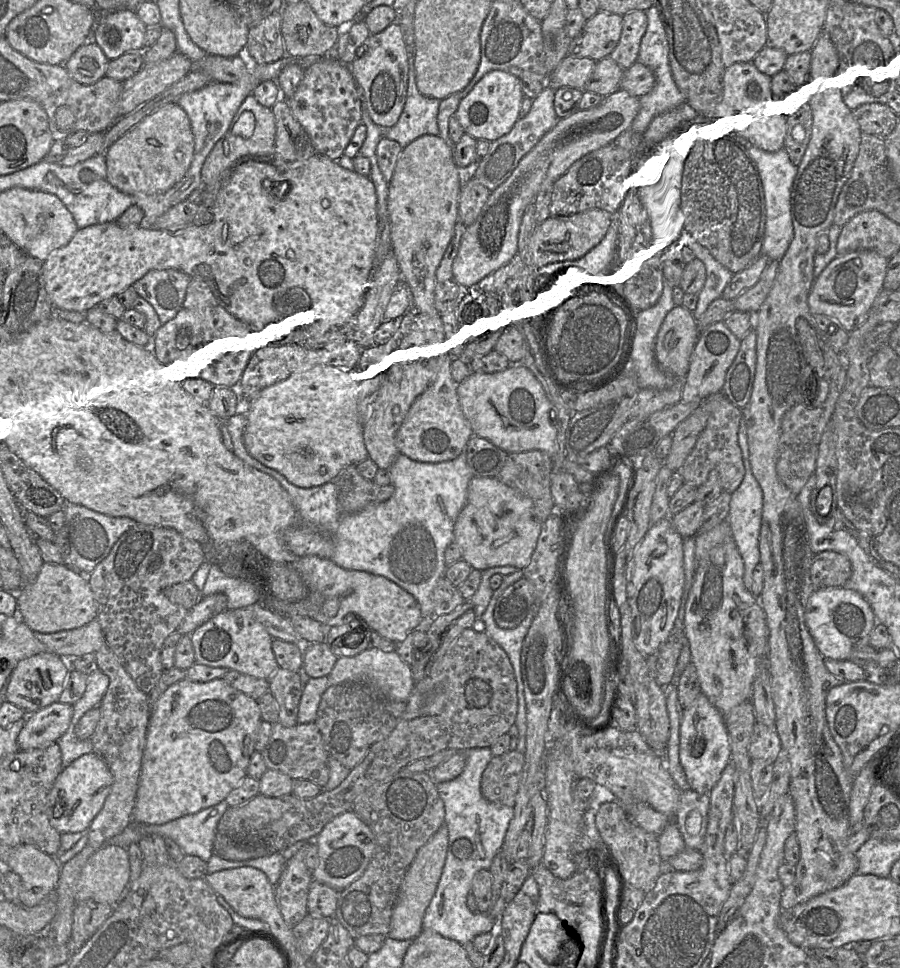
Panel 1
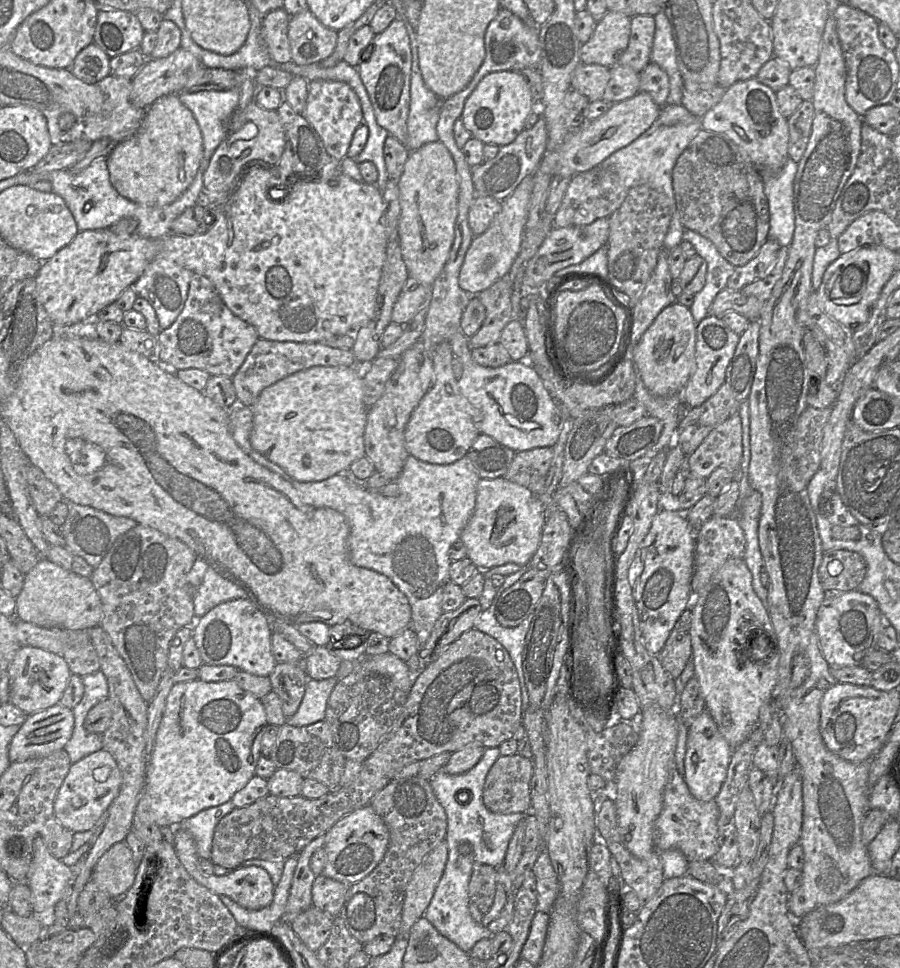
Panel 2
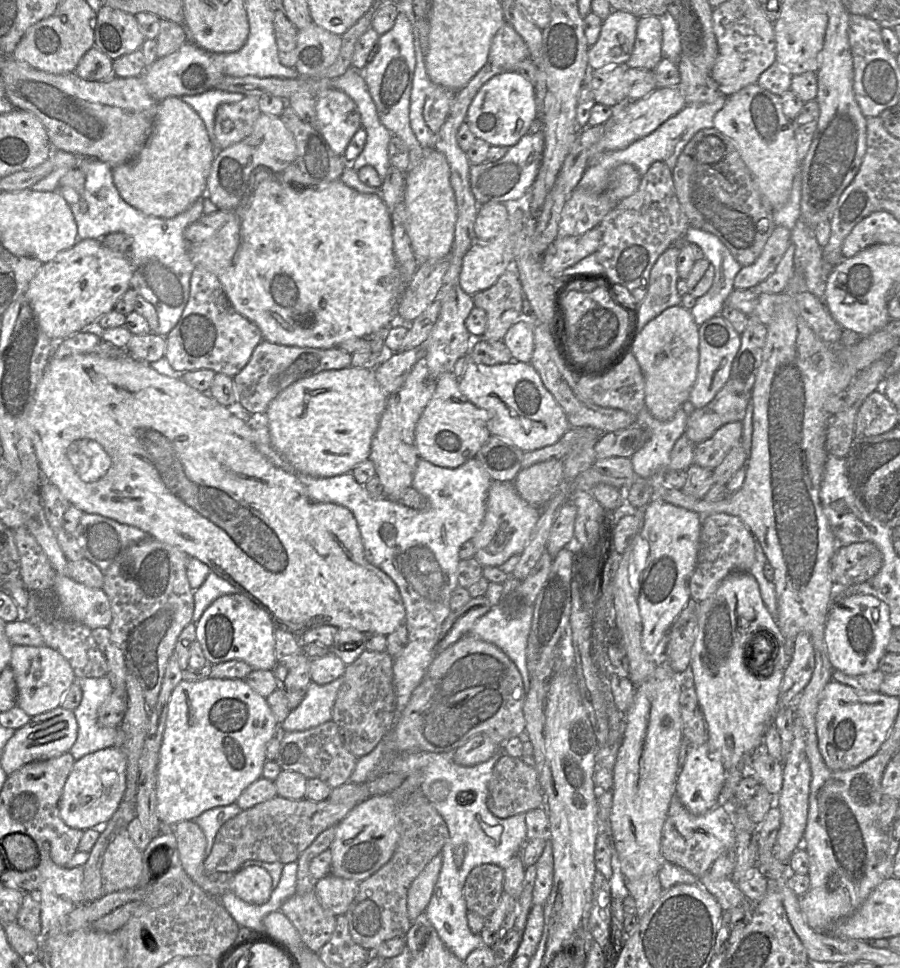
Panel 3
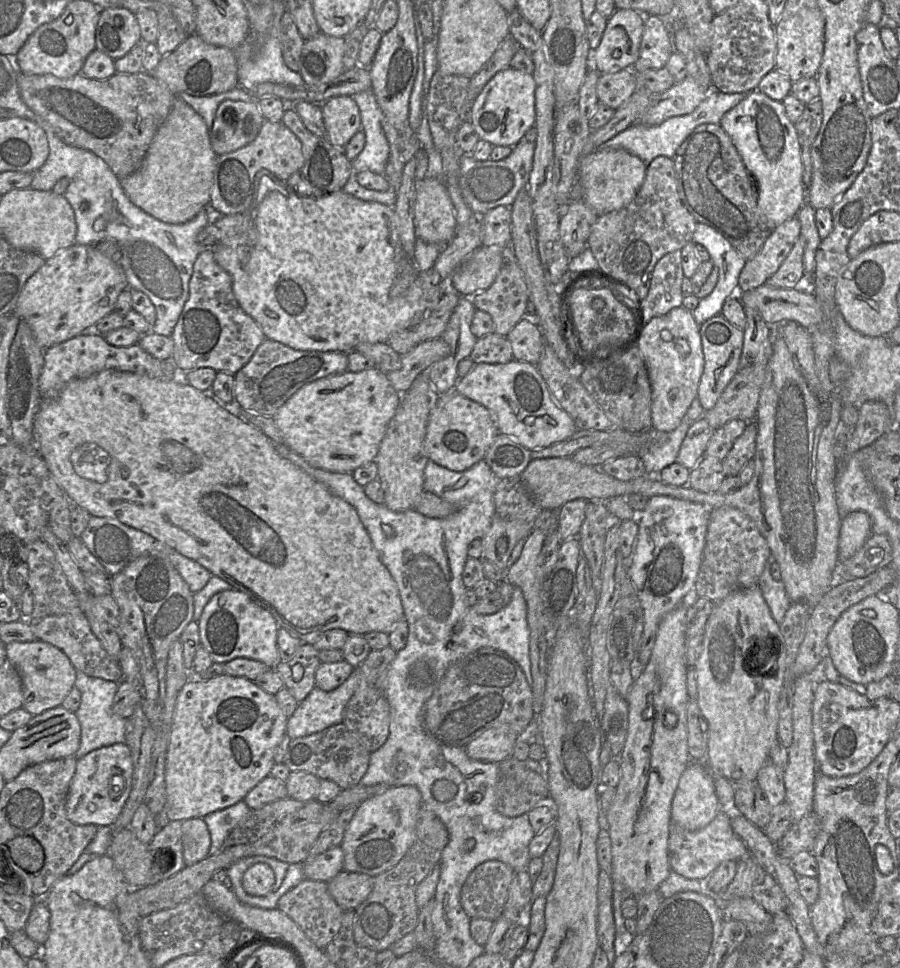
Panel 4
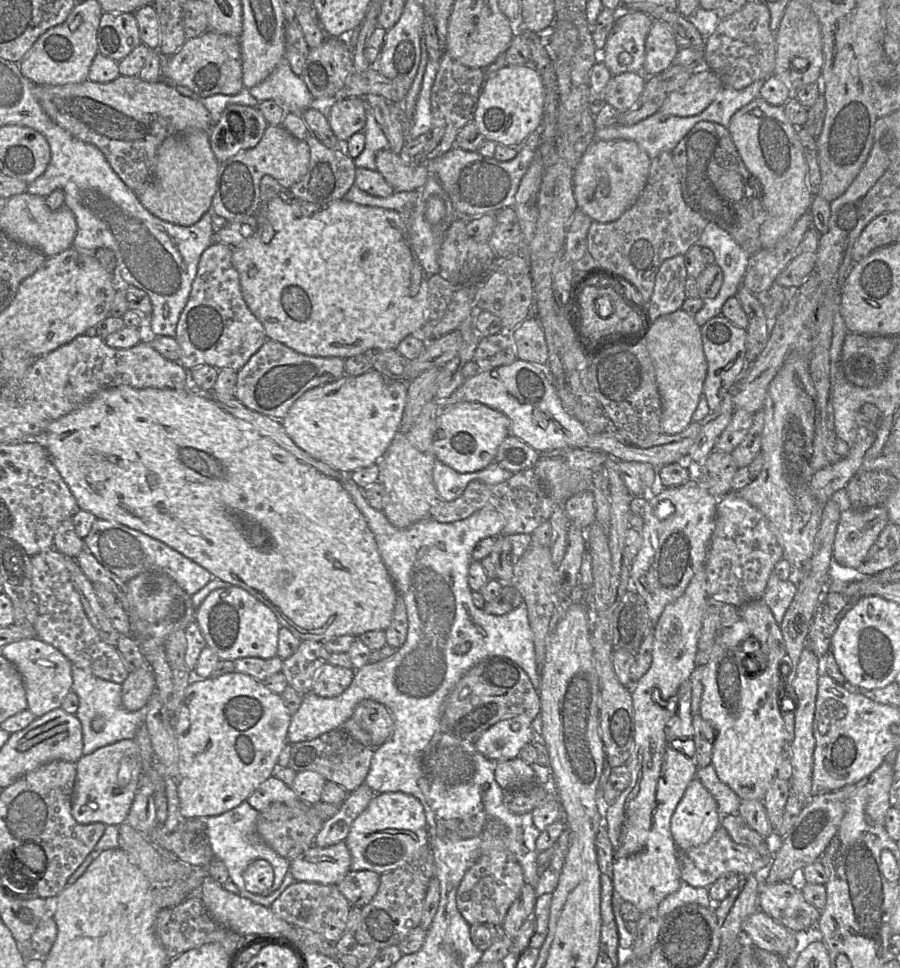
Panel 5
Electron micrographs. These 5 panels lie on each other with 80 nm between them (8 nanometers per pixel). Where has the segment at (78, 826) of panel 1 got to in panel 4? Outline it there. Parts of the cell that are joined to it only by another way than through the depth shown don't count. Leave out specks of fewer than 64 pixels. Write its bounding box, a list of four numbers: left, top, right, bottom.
[65,743,133,825]

